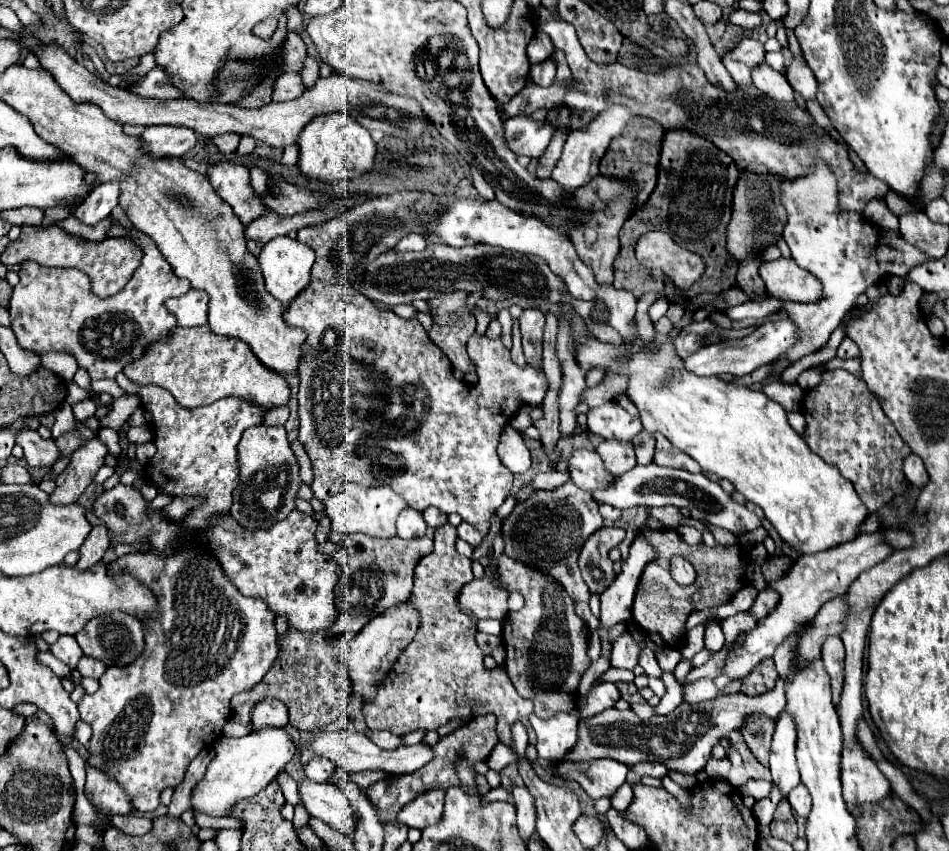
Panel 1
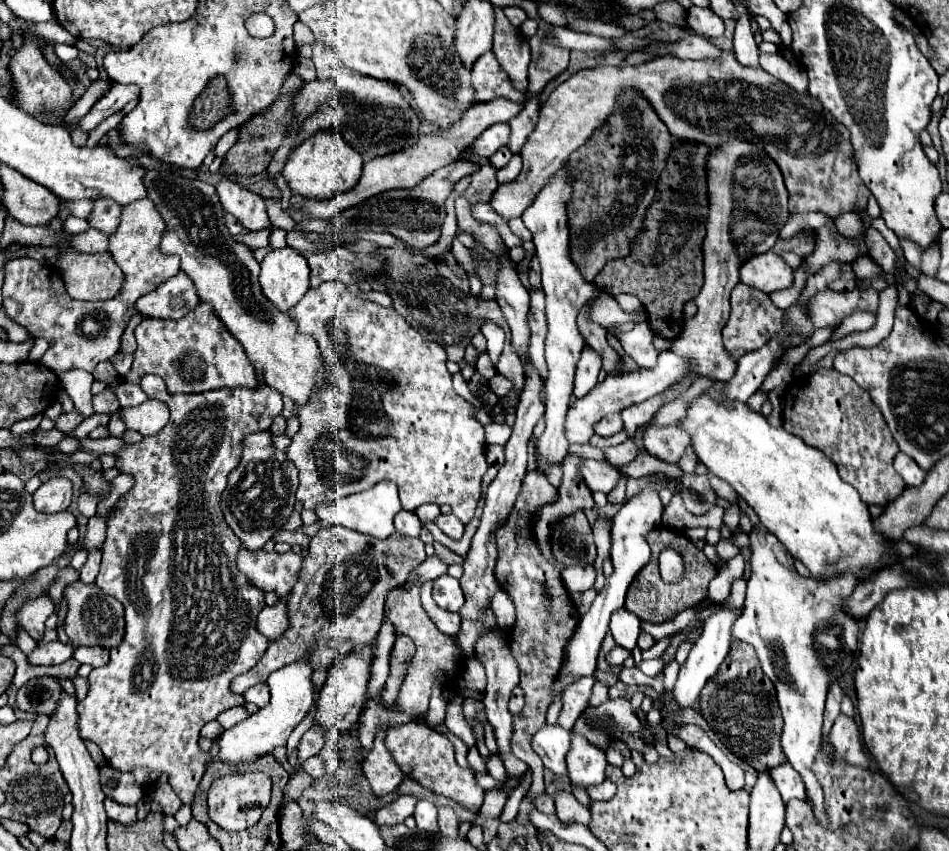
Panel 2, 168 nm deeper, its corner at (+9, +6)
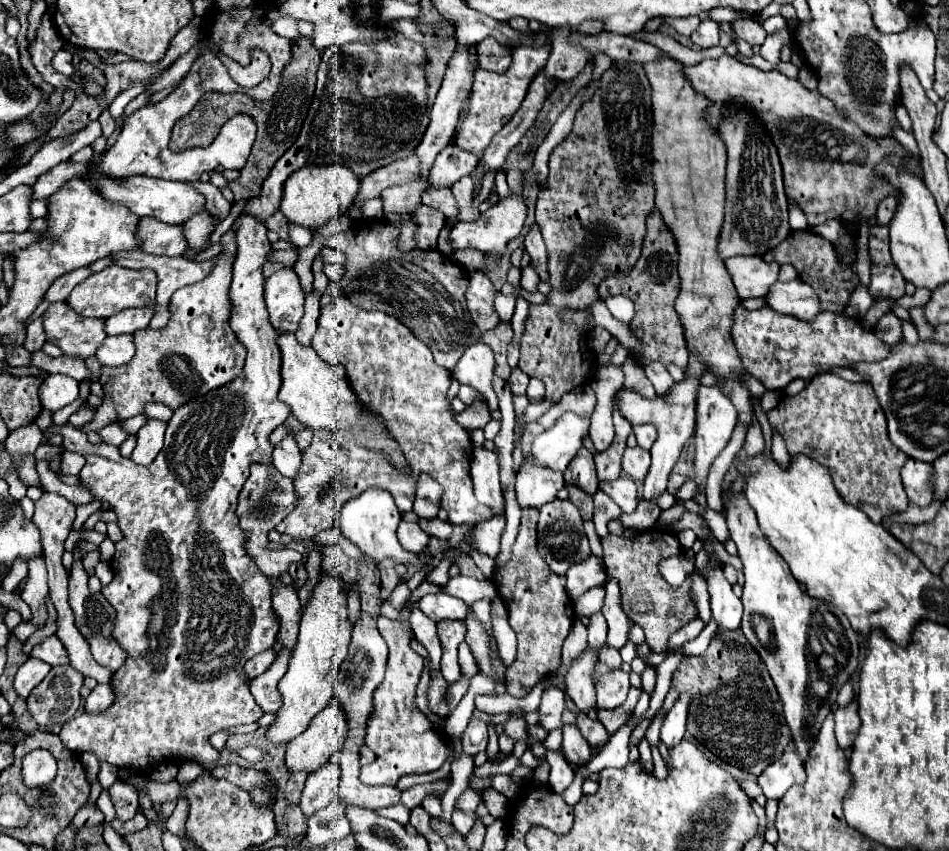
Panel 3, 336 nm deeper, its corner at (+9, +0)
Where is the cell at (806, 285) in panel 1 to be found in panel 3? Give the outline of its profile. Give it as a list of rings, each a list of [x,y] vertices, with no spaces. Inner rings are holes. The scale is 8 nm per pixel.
[[[731,257],[725,261],[725,267],[741,299],[765,297],[779,275],[779,265],[767,263],[763,257]]]

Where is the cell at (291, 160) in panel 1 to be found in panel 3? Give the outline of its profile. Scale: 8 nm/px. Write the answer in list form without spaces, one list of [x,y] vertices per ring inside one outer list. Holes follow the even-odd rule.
[[[288,223],[290,241],[298,248],[308,246],[312,241],[312,232],[299,225]]]

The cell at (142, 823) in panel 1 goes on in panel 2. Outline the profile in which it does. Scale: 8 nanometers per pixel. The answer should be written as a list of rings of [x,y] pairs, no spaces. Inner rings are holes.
[[[109,797],[105,799],[105,811],[107,817],[121,823],[121,825],[131,825],[137,821],[137,807],[129,807],[129,805],[119,805],[117,801],[111,801]]]

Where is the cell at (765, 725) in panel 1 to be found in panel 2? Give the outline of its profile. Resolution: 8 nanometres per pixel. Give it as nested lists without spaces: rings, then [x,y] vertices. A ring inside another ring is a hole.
[[[743,641],[731,643],[729,655],[721,663],[715,677],[711,677],[701,691],[701,715],[719,735],[725,747],[757,771],[767,769],[769,761],[781,757],[783,719],[779,713],[775,687],[763,673],[751,645]]]

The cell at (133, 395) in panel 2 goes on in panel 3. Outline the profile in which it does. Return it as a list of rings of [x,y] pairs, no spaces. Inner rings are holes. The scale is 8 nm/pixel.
[[[147,403],[145,409],[143,409],[143,413],[147,417],[151,417],[151,419],[161,419],[161,421],[169,421],[171,415],[173,415],[173,411],[169,407],[161,405],[161,403]]]

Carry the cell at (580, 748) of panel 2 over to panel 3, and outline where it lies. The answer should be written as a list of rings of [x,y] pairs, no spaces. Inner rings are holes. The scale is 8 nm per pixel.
[[[565,725],[563,727],[563,743],[561,743],[561,747],[563,747],[563,753],[565,753],[567,761],[573,767],[583,767],[593,757],[589,743],[583,739],[579,729],[573,727],[573,725]]]

